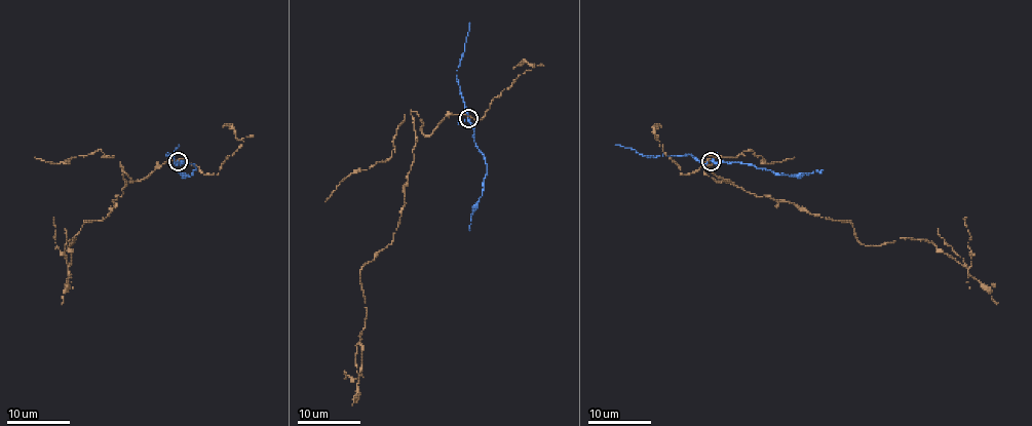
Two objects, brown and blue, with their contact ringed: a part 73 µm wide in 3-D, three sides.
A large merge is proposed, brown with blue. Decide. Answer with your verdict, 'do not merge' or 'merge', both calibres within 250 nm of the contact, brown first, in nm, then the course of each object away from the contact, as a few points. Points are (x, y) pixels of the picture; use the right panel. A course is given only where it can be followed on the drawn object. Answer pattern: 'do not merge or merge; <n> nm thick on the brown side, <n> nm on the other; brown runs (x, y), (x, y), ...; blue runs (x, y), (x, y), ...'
do not merge; 220 nm thick on the brown side, 180 nm on the other; brown runs (711, 160), (727, 181), (715, 181), (705, 163), (848, 221), (865, 245), (927, 239), (968, 268), (966, 218); blue runs (711, 160), (738, 162), (790, 177), (823, 169)

